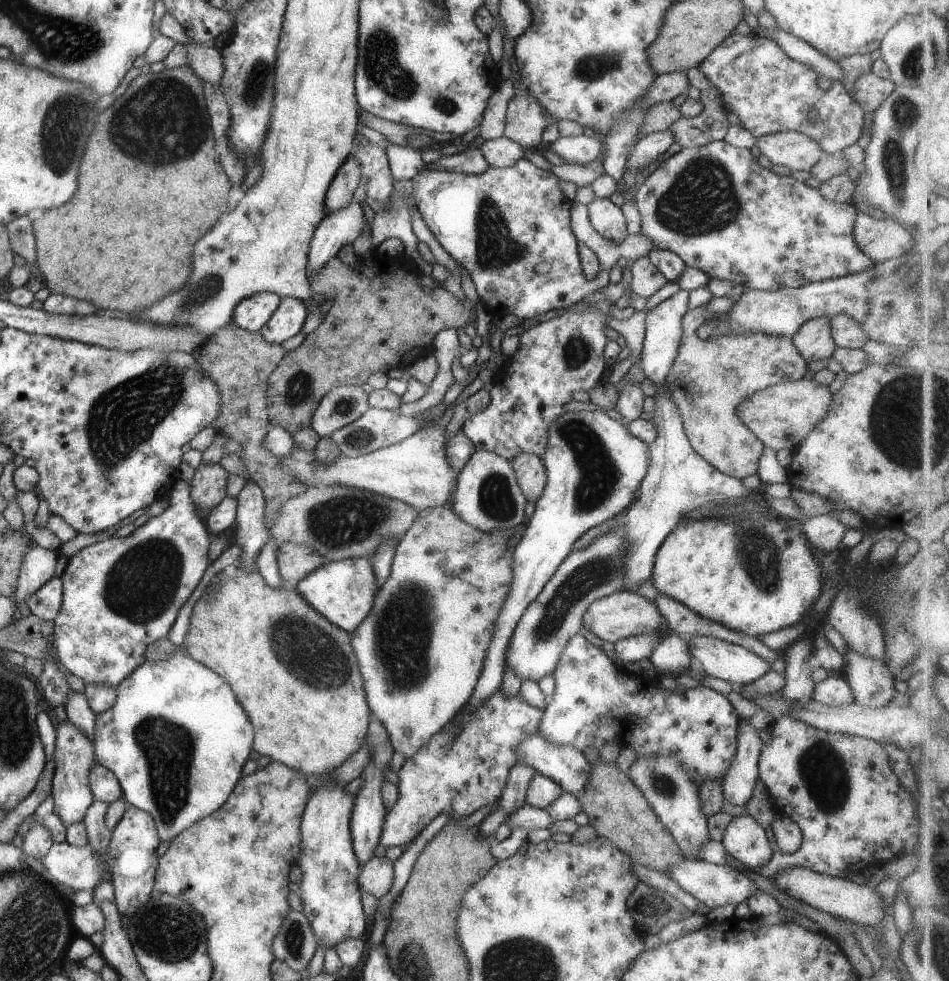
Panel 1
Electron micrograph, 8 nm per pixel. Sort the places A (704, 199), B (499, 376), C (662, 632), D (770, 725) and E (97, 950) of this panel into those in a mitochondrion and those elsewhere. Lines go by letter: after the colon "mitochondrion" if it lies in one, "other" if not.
A: mitochondrion
B: other
C: other
D: other
E: other

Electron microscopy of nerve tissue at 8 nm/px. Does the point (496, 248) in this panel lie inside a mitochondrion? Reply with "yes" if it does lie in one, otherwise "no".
yes

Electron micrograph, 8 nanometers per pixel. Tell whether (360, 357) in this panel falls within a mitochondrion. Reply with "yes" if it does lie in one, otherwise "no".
no

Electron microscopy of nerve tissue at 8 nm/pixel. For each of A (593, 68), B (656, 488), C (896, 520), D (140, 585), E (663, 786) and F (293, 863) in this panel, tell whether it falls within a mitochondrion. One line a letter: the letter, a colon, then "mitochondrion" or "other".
A: mitochondrion
B: other
C: other
D: mitochondrion
E: mitochondrion
F: other

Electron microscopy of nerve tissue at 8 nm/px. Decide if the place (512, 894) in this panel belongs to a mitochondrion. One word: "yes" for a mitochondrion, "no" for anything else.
no

